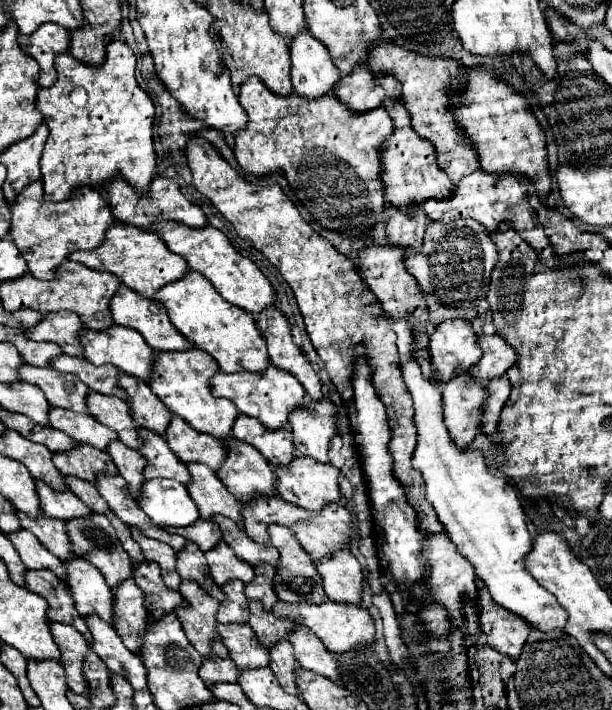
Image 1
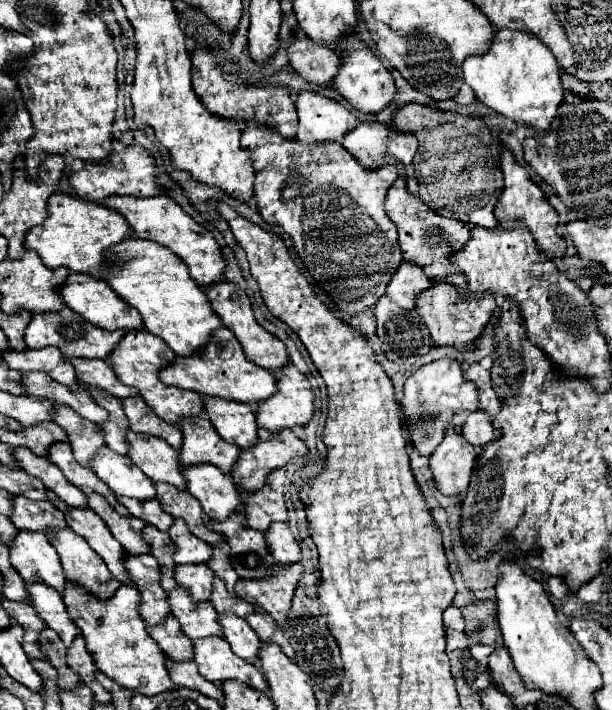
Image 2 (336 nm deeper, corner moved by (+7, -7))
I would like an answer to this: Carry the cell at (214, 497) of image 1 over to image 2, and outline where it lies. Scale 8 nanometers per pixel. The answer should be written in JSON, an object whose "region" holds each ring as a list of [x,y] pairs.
{"region":[[[127,432],[127,442],[131,442],[129,458],[153,482],[167,482],[177,490],[187,488],[183,466],[179,462],[179,452],[171,450],[167,442],[149,434],[135,434],[135,432]]]}

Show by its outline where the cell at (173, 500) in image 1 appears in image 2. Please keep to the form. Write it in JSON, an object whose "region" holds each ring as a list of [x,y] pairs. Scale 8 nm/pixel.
{"region":[[[107,446],[93,458],[91,470],[117,494],[135,500],[155,500],[155,482],[147,478],[129,458],[107,450]]]}

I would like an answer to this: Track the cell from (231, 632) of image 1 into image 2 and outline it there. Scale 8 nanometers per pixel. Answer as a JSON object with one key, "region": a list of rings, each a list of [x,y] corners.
{"region":[[[181,586],[175,588],[175,594],[169,594],[171,612],[179,620],[181,630],[191,638],[205,636],[223,636],[223,626],[219,624],[219,614],[211,606],[211,602],[203,602],[203,606],[195,606],[191,598],[187,598],[187,590]]]}

